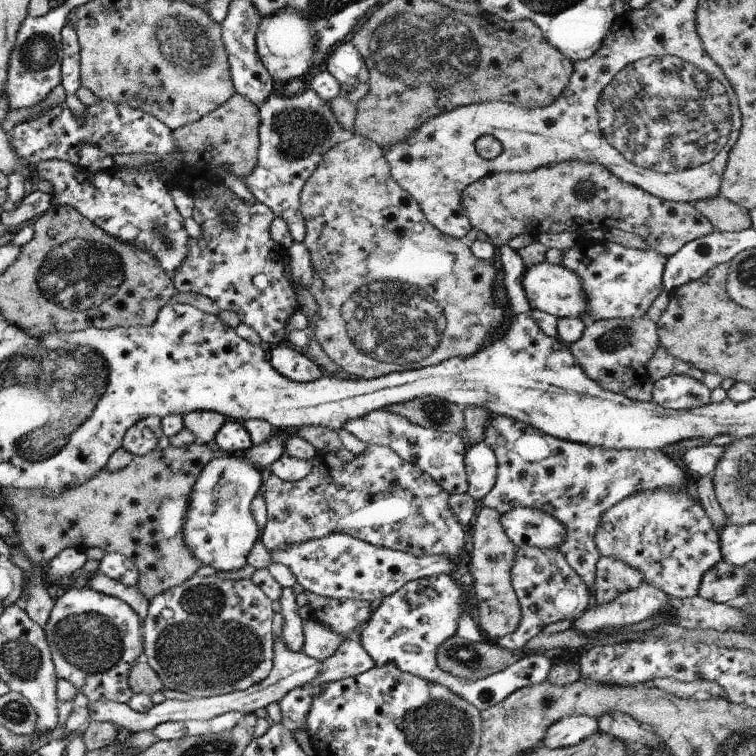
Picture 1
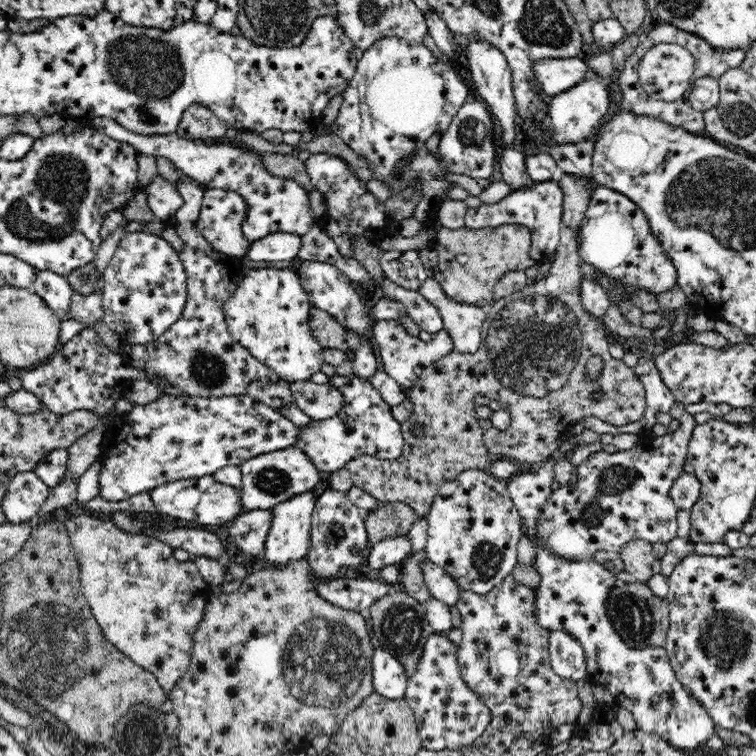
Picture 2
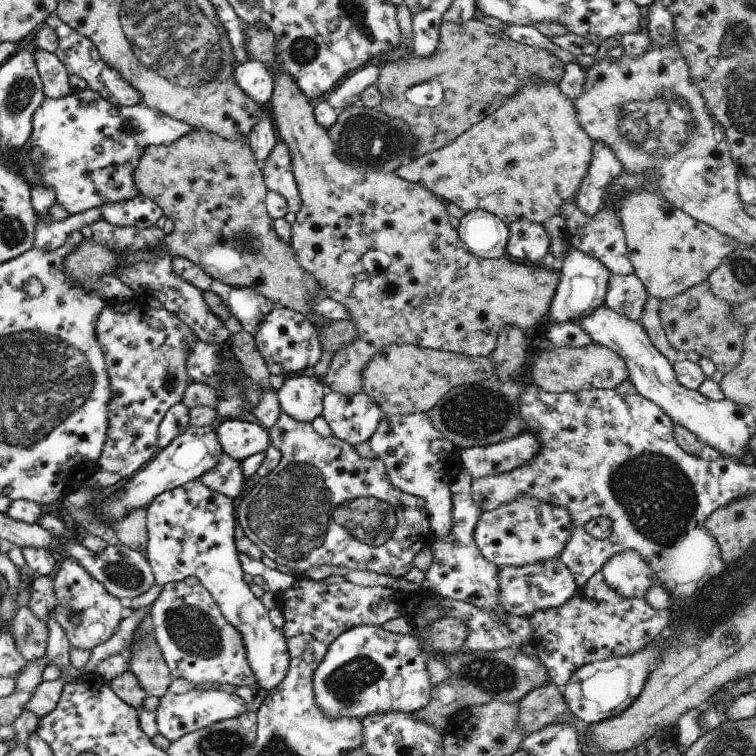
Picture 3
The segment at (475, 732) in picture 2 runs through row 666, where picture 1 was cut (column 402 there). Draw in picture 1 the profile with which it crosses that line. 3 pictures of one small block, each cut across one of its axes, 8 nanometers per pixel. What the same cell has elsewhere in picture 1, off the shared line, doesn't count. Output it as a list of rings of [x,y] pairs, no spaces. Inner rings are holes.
[[[385,408],[347,421],[342,428],[365,444],[388,446],[401,460],[415,465],[420,471],[427,473],[448,495],[466,492],[467,483],[464,469],[466,448],[459,435],[410,423],[401,415],[389,412]]]

